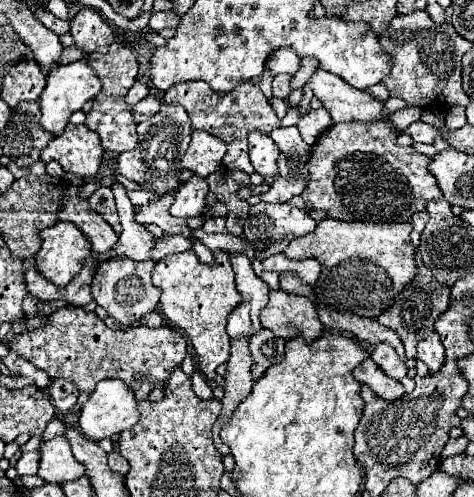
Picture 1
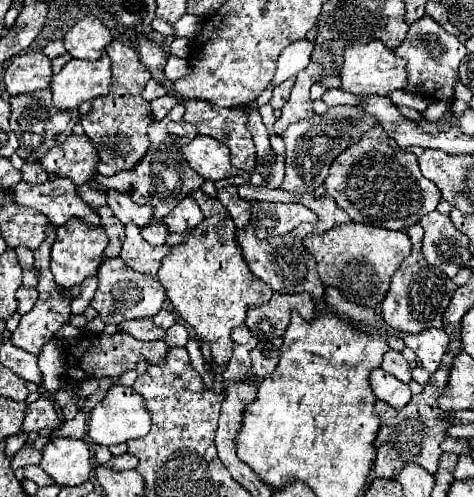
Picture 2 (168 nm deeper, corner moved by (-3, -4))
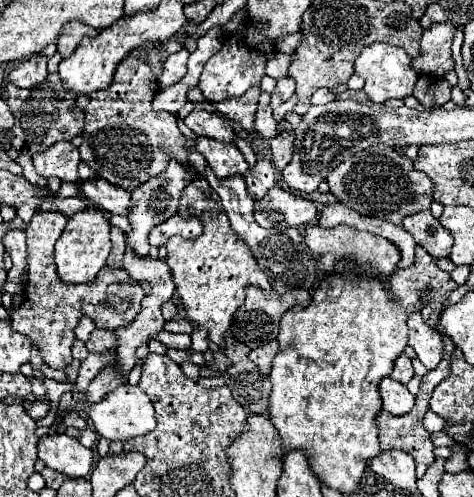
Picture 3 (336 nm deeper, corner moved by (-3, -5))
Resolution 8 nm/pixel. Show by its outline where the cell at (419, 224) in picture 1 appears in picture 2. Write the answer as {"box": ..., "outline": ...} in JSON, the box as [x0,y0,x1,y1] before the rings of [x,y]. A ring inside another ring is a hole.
{"box":[382,224,456,332],"outline":[[[416,224],[408,228],[408,236],[412,242],[412,254],[406,258],[406,262],[398,268],[398,272],[392,276],[390,290],[382,302],[382,318],[386,324],[394,330],[404,330],[404,332],[422,332],[426,328],[442,328],[442,316],[452,300],[452,294],[456,290],[456,284],[444,276],[440,270],[430,270],[422,256],[422,226]]]}

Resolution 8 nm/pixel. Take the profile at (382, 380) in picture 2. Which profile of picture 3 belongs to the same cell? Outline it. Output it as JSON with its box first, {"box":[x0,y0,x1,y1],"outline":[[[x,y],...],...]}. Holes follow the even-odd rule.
{"box":[378,377,414,415],"outline":[[[384,377],[380,381],[378,389],[380,389],[382,403],[384,403],[384,411],[388,411],[388,413],[404,415],[414,407],[414,395],[400,381]]]}

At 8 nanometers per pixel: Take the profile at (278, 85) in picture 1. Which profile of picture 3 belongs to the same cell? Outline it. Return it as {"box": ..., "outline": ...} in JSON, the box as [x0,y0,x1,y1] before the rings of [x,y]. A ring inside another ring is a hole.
{"box":[272,77,294,109],"outline":[[[284,77],[284,79],[278,79],[278,85],[276,85],[276,91],[272,93],[272,109],[276,109],[278,105],[282,105],[284,101],[288,101],[290,97],[294,95],[294,81],[290,77]]]}

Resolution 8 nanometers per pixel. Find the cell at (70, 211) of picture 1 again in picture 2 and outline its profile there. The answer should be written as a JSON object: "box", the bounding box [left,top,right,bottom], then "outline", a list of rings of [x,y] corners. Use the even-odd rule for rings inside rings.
{"box":[4,178,100,228],"outline":[[[56,178],[42,184],[18,182],[4,192],[12,192],[16,204],[40,210],[56,226],[66,224],[74,216],[86,220],[92,228],[100,226],[98,214],[76,194],[76,186],[72,184],[72,180]]]}

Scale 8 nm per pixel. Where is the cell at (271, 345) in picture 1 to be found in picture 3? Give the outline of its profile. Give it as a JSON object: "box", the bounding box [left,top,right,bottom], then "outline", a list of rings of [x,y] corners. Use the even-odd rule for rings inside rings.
{"box":[250,341,278,375],"outline":[[[270,341],[262,347],[256,347],[250,351],[250,361],[254,361],[258,367],[260,367],[260,373],[262,375],[268,375],[270,373],[270,363],[274,359],[274,355],[278,353],[278,343],[276,341]]]}

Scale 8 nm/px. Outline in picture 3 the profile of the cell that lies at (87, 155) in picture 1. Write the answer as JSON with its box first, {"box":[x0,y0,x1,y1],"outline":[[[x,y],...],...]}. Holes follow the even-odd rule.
{"box":[32,141,80,181],"outline":[[[60,141],[32,157],[36,173],[42,177],[58,177],[60,181],[78,181],[80,153],[70,141]]]}

